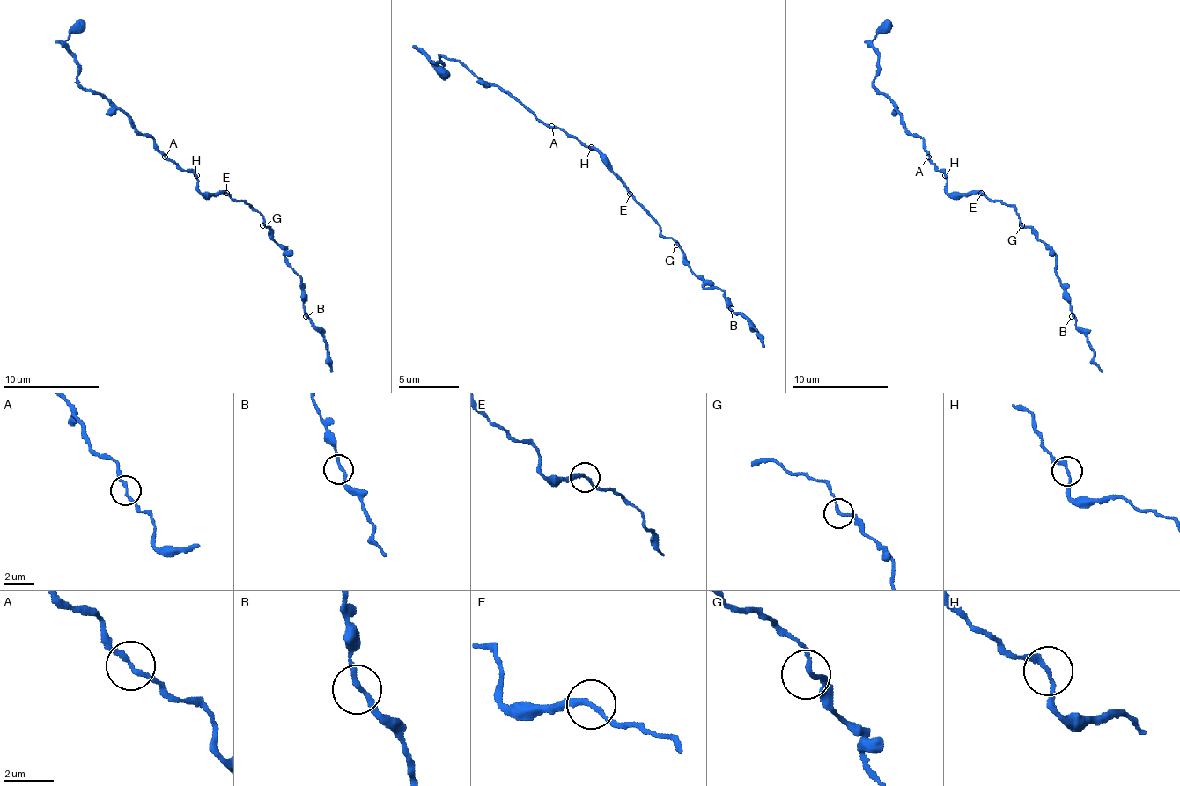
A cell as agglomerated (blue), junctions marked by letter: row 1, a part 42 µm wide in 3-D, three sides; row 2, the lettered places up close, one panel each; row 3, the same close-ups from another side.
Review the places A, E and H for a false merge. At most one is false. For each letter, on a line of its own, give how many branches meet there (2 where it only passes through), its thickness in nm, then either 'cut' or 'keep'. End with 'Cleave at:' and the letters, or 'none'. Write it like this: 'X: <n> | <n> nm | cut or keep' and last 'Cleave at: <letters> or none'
A: 2 | 170 nm | keep
E: 2 | 180 nm | keep
H: 2 | 180 nm | keep
Cleave at: none

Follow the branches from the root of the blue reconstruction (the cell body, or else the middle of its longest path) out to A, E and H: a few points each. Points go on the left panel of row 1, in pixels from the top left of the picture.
A: (208, 192), (198, 190), (198, 178), (194, 173), (180, 168), (165, 157)
E: (208, 192), (227, 192)
H: (208, 192), (198, 190), (196, 175)

